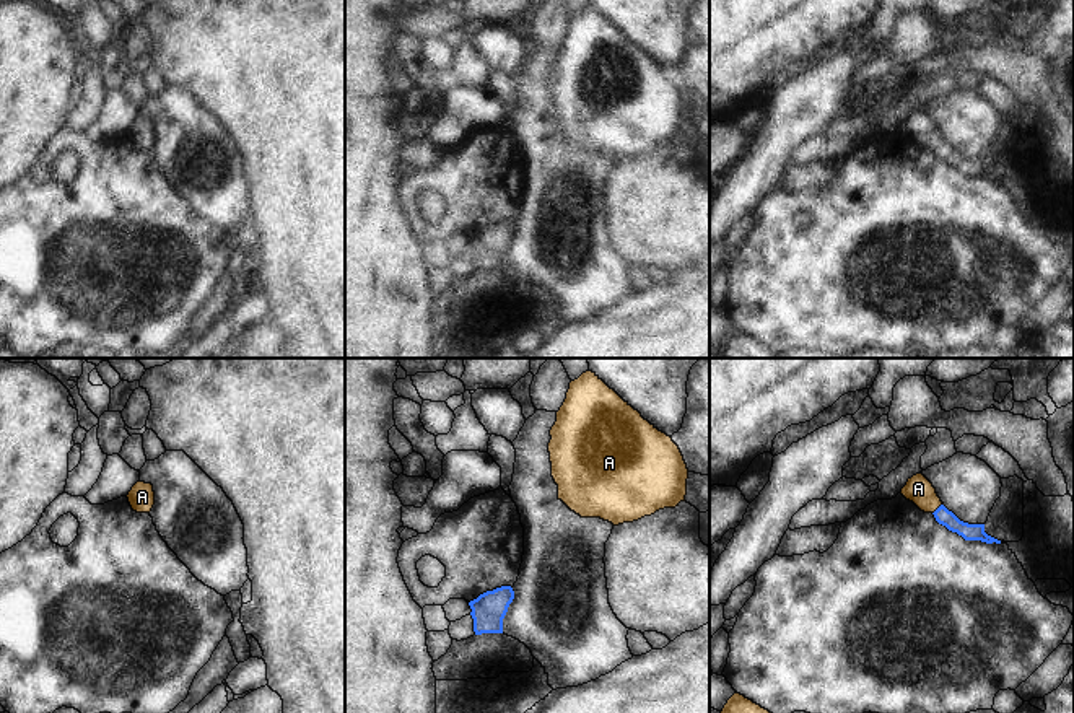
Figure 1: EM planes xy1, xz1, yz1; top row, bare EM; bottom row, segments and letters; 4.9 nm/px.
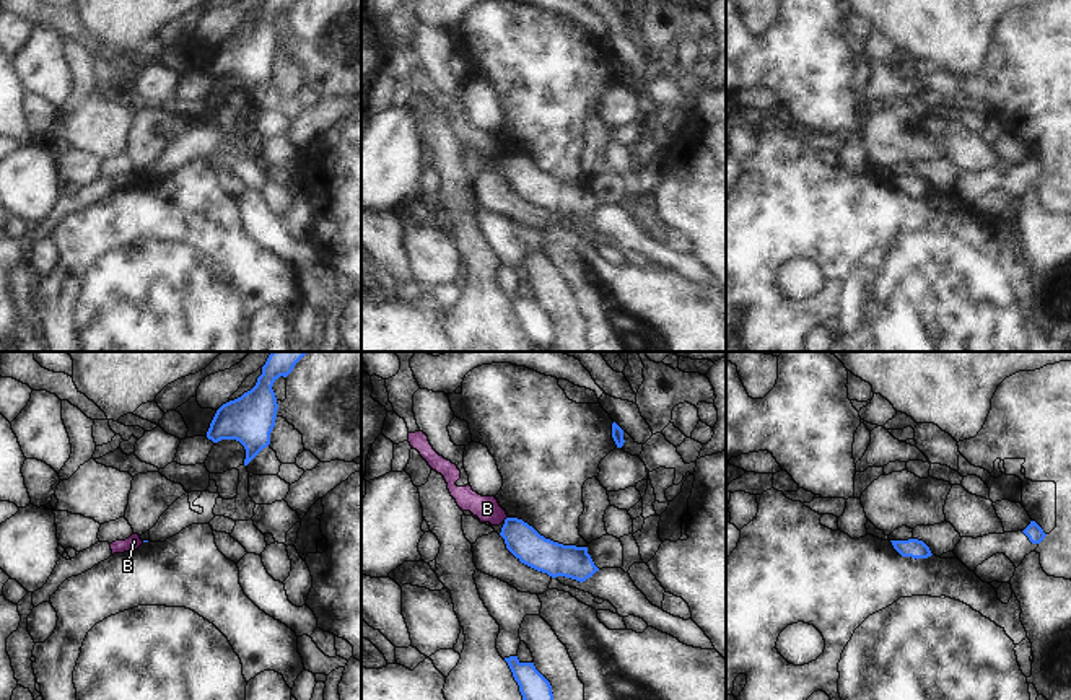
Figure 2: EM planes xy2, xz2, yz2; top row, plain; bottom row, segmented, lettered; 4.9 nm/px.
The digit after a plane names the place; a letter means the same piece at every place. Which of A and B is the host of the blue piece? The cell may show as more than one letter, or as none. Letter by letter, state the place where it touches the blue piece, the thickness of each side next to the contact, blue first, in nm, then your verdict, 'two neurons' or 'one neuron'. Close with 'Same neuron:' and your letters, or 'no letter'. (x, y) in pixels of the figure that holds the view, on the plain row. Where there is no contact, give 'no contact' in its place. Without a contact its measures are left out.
A: meets blue in yz1 at (938, 144); 80 nm thick on the blue side, 140 nm on the other; one neuron
B: no contact; two neurons
Same neuron: A

